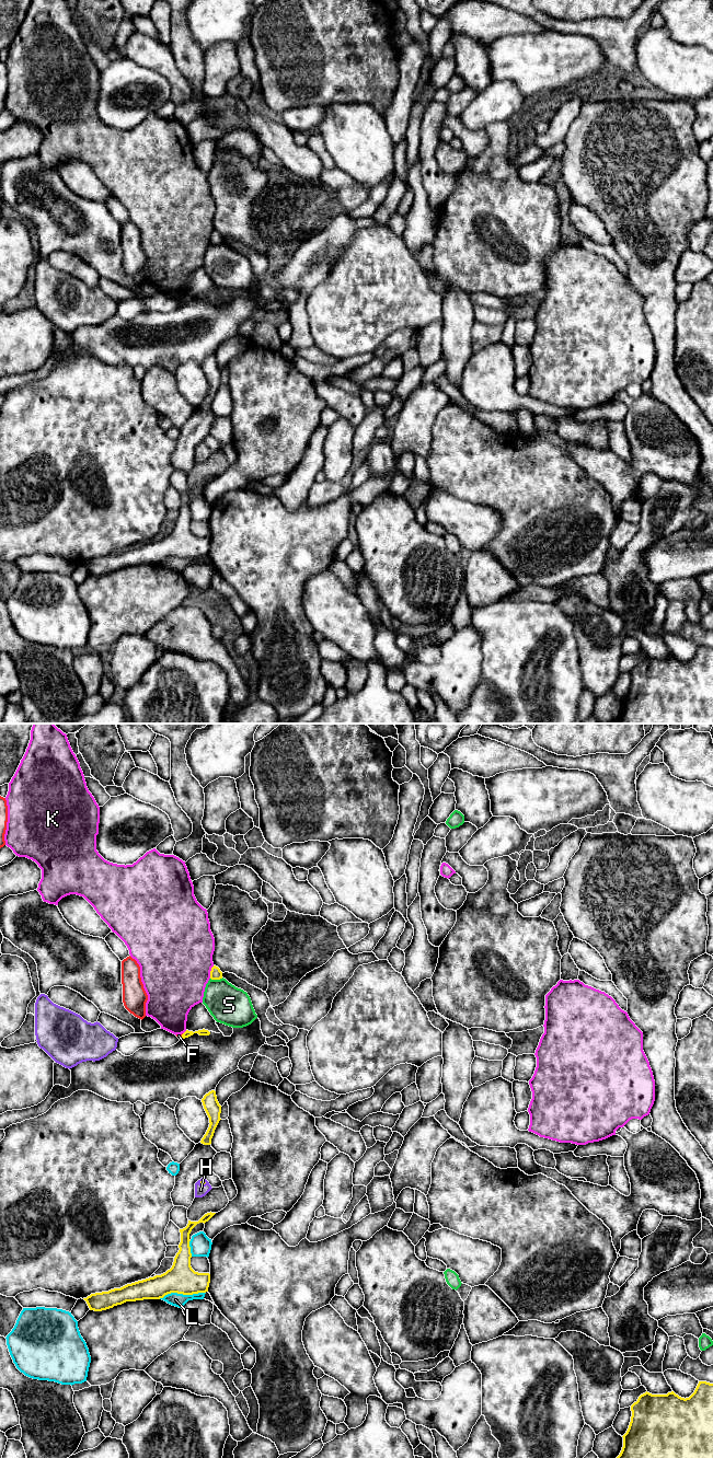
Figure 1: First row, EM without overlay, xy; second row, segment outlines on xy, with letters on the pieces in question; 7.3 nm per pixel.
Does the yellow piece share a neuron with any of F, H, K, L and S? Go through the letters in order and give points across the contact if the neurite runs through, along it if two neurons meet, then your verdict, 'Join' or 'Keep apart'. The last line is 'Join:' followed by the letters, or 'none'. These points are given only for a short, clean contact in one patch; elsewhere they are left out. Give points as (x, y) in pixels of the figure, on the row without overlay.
F: Keep apart
H: Path across: xy (202, 447), (203, 444), (200, 454). Join
K: Keep apart
L: Keep apart
S: Keep apart
Join: H

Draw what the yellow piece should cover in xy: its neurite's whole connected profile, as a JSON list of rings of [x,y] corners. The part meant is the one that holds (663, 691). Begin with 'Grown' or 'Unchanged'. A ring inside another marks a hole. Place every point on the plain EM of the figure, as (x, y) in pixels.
Unchanged. [[[699,646],[694,657],[689,662],[681,662],[674,656],[667,659],[641,659],[636,667],[631,670],[632,681],[629,693],[623,702],[623,711],[616,724],[713,724],[713,648]]]

